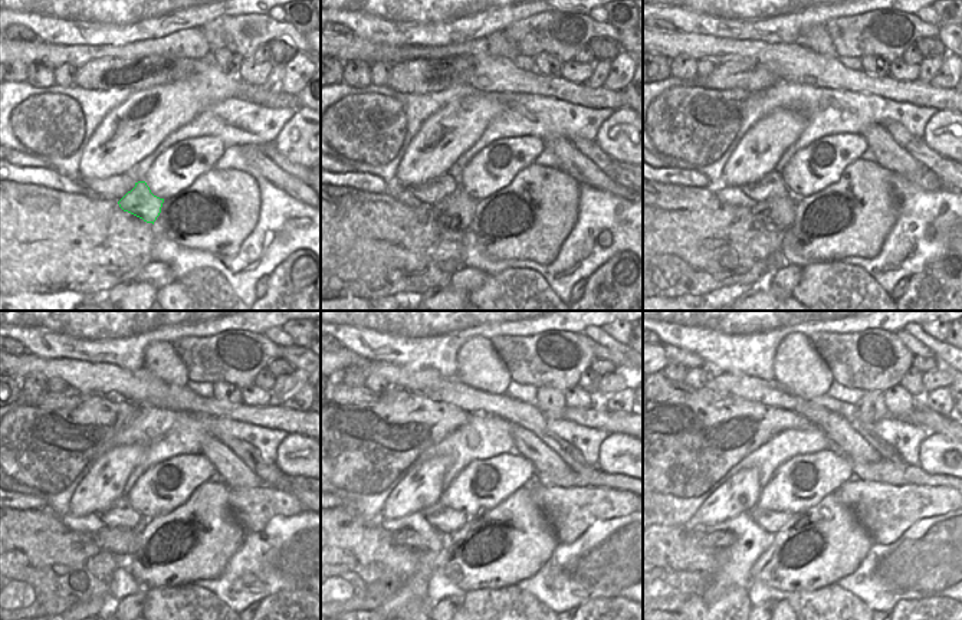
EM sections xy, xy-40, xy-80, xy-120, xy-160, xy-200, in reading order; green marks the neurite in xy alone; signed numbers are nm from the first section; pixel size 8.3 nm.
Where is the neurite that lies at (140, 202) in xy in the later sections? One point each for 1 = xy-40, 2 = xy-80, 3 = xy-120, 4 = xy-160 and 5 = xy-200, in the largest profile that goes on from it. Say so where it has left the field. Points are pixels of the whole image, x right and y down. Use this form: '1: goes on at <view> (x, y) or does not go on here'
1: goes on at xy-40 (455, 212)
2: goes on at xy-80 (775, 215)
3: goes on at xy-120 (122, 541)
4: goes on at xy-160 (407, 538)
5: goes on at xy-200 (716, 540)

